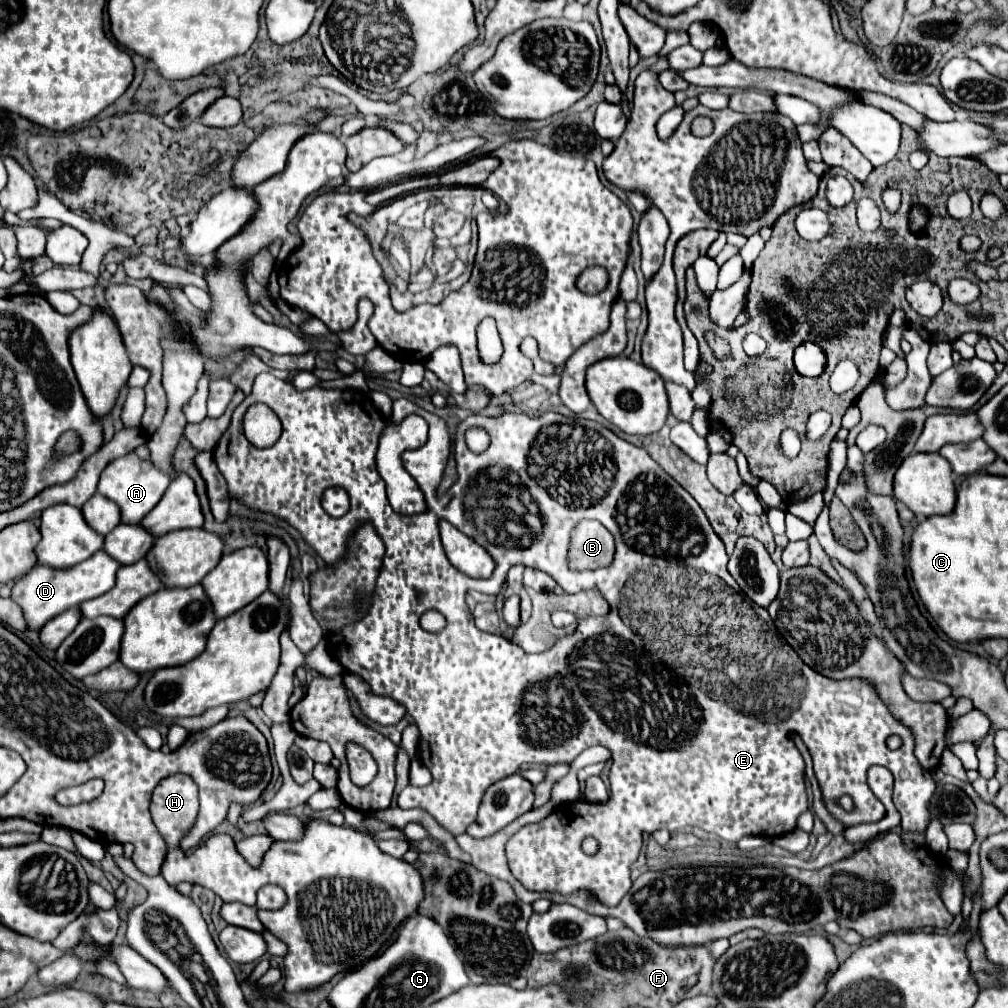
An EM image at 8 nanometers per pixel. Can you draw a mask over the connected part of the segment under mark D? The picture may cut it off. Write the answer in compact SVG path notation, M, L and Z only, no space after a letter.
M99 550L79 566L71 566L71 570L51 570L51 566L37 566L13 586L11 598L23 608L27 626L33 630L41 630L45 622L69 610L71 606L79 606L85 600L109 592L115 586L115 574L119 568L121 564L105 550Z

